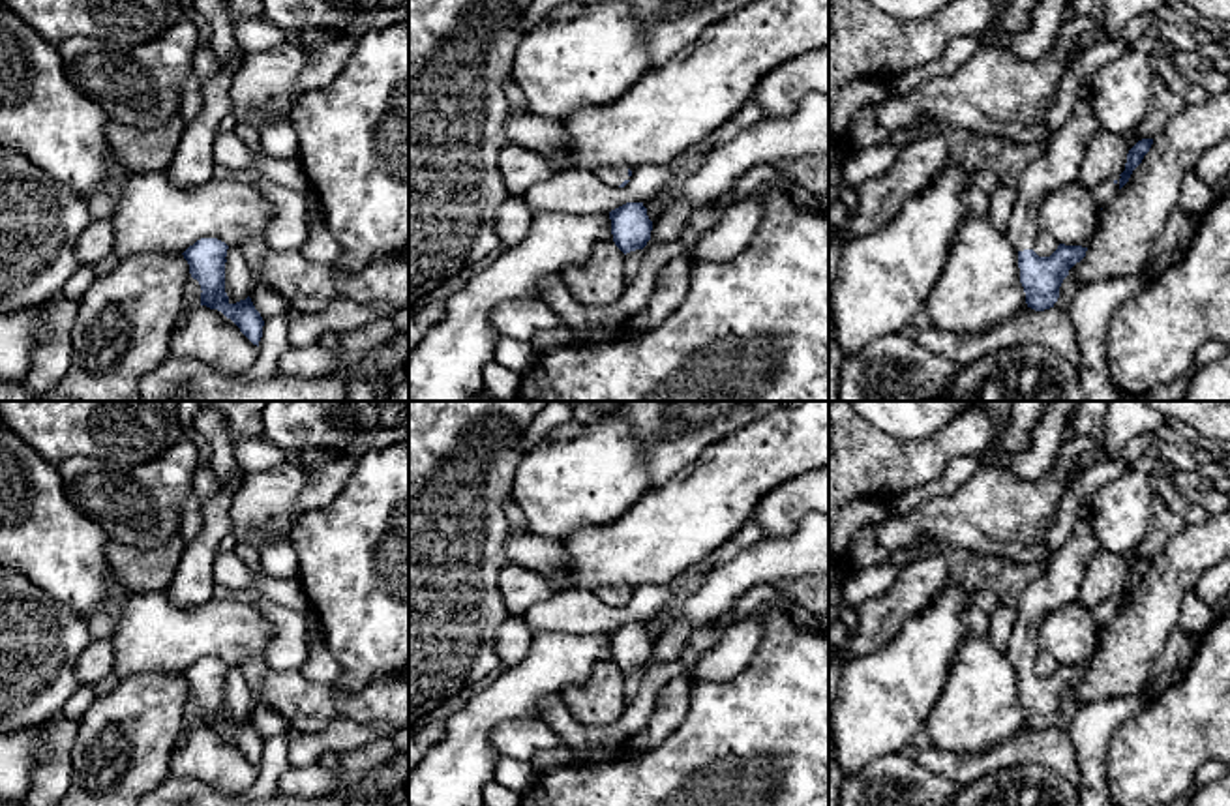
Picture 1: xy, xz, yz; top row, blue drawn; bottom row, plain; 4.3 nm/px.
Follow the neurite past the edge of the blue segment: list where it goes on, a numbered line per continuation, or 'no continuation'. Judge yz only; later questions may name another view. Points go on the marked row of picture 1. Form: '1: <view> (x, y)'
1: yz (1058, 165)

